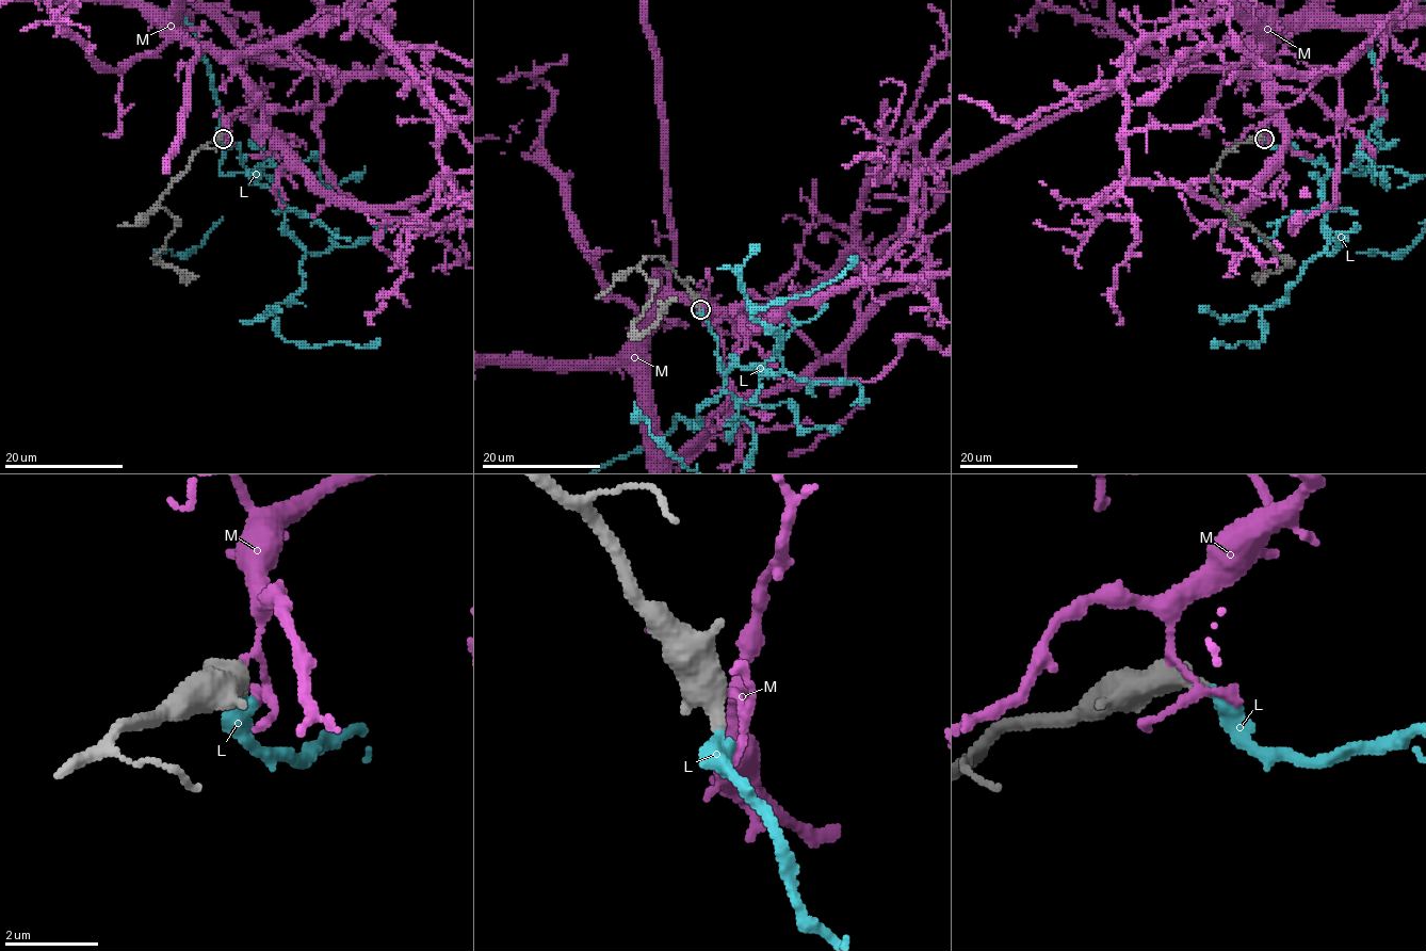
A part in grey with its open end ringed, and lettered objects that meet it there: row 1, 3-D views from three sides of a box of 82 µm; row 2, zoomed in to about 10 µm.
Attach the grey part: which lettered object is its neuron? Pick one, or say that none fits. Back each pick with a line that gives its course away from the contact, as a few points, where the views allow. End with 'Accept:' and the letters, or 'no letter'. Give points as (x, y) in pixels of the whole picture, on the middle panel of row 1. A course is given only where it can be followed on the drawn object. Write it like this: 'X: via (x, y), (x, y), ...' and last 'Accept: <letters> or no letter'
Accept: L

